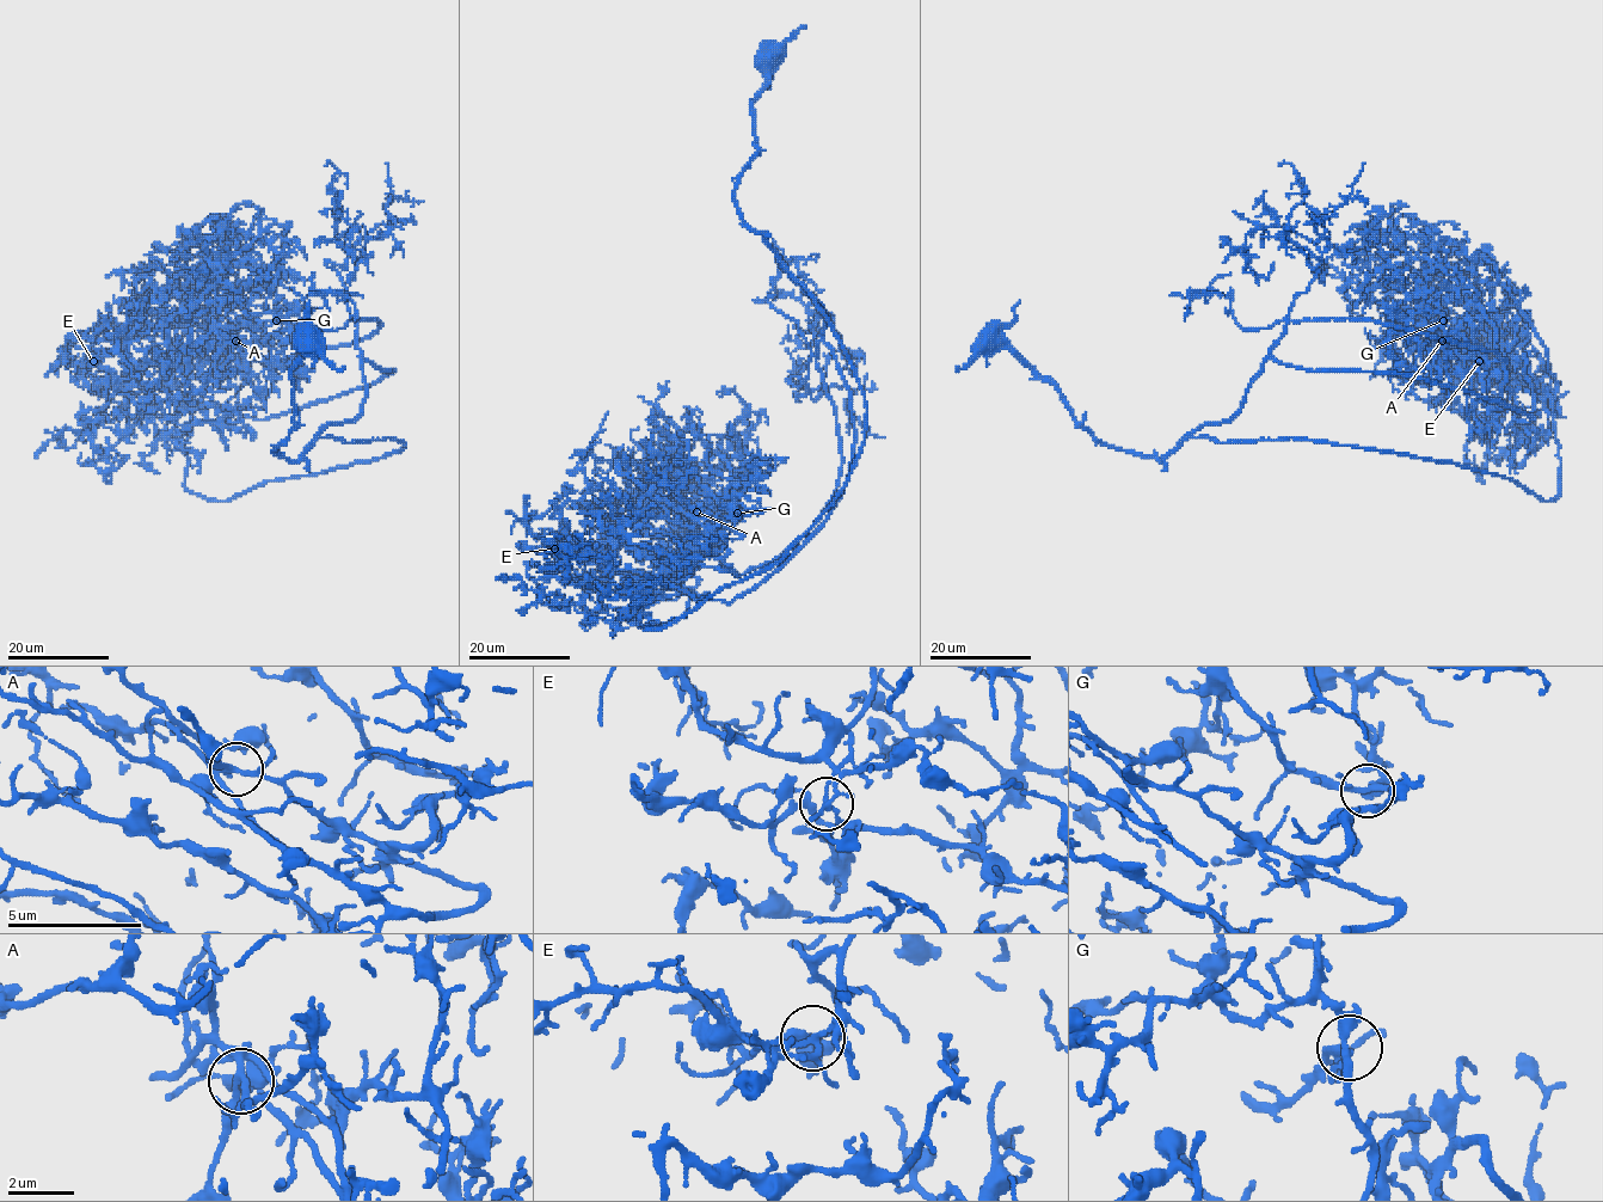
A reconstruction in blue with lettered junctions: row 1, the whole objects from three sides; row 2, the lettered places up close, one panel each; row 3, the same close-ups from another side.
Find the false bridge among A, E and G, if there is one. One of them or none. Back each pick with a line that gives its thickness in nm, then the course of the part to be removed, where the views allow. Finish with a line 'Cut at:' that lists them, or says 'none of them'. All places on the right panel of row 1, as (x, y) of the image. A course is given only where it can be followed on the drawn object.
E: 140 nm | (1479, 362), (1467, 362), (1460, 354), (1435, 355), (1418, 338), (1392, 332), (1386, 323), (1359, 318), (1343, 298)
Cut at: E

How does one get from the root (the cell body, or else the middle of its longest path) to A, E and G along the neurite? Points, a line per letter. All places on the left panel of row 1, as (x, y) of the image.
A: (309, 344), (272, 451), (292, 461), (360, 414), (356, 322), (380, 323), (265, 367), (235, 341)
E: (309, 344), (272, 451), (296, 461), (360, 414), (362, 359), (393, 370), (256, 419), (229, 355), (92, 362)
G: (309, 344), (272, 451), (292, 461), (360, 414), (356, 322), (380, 323), (265, 367), (276, 320)

